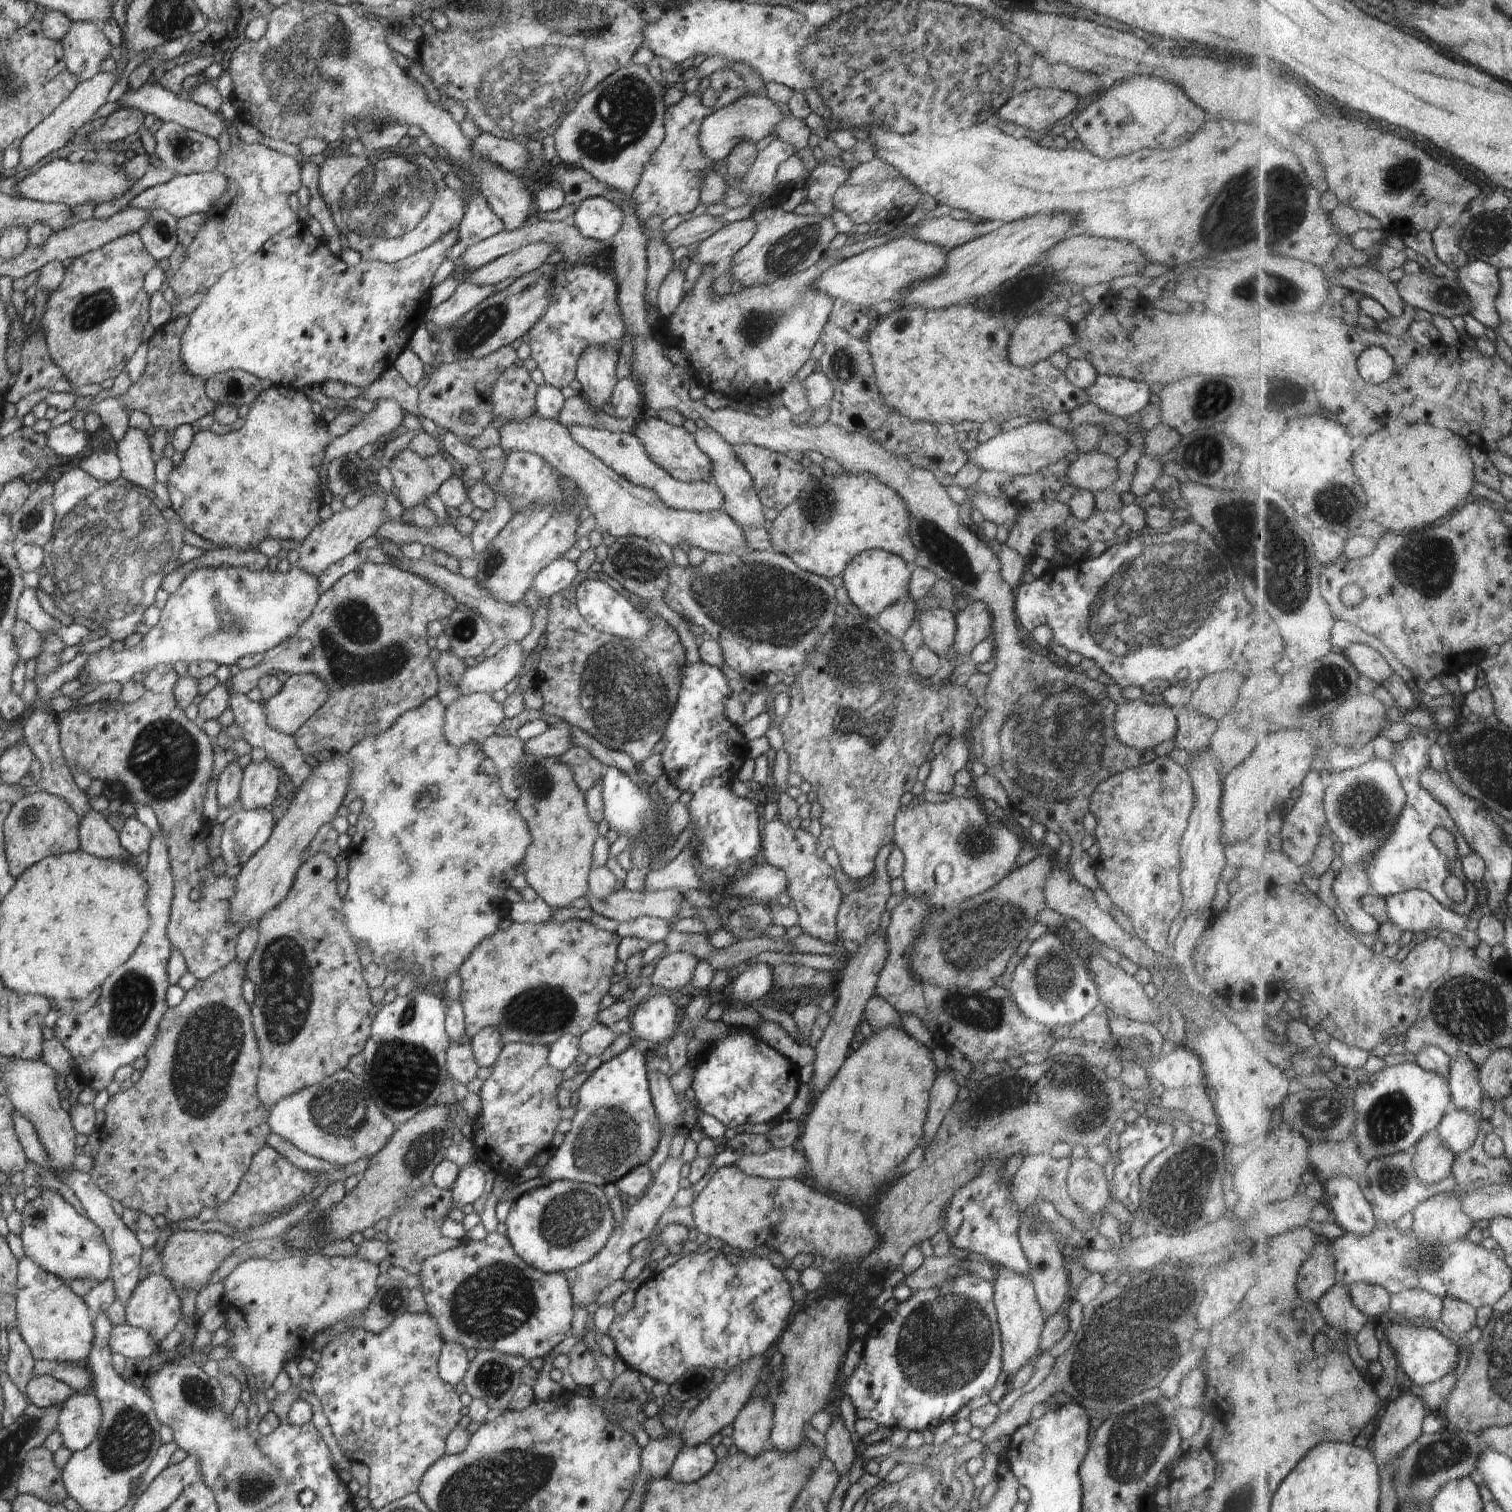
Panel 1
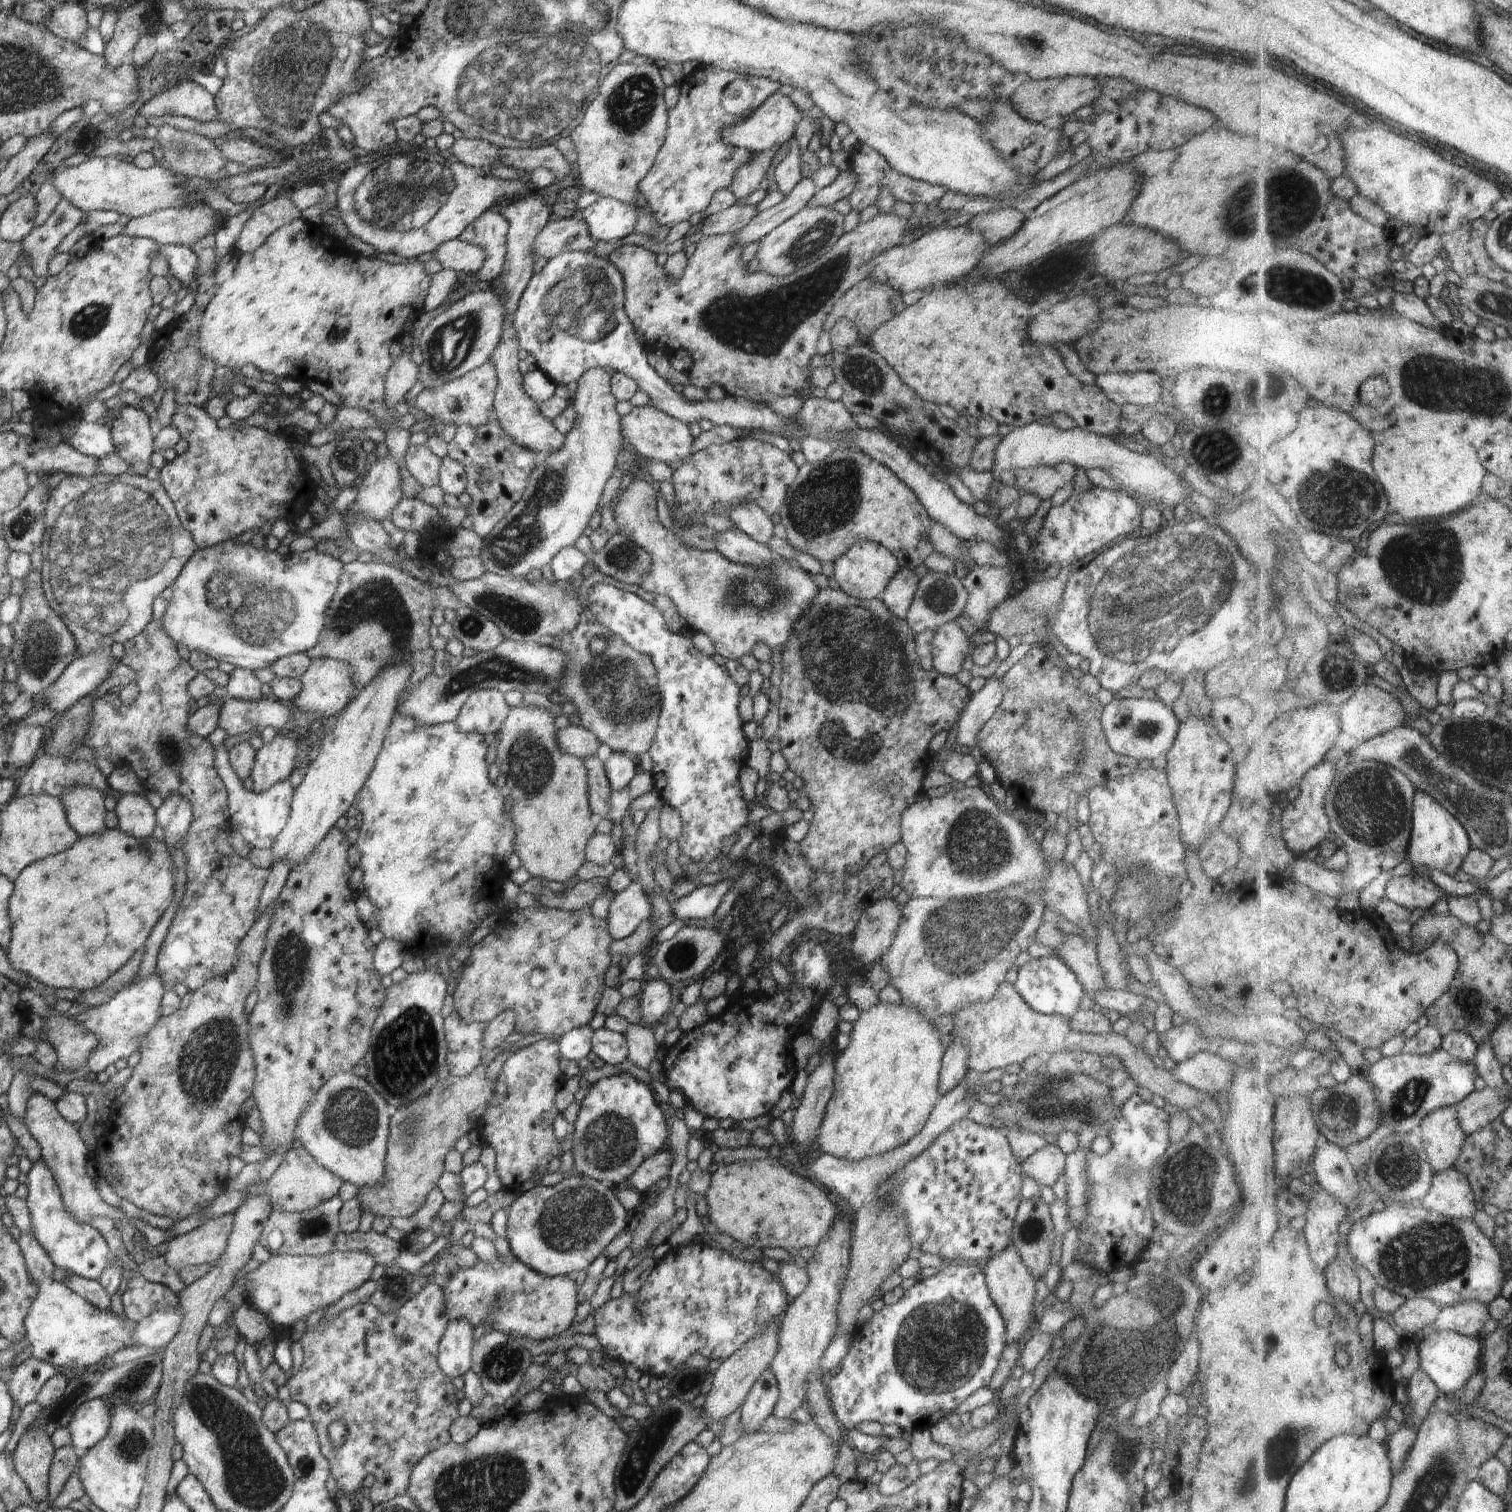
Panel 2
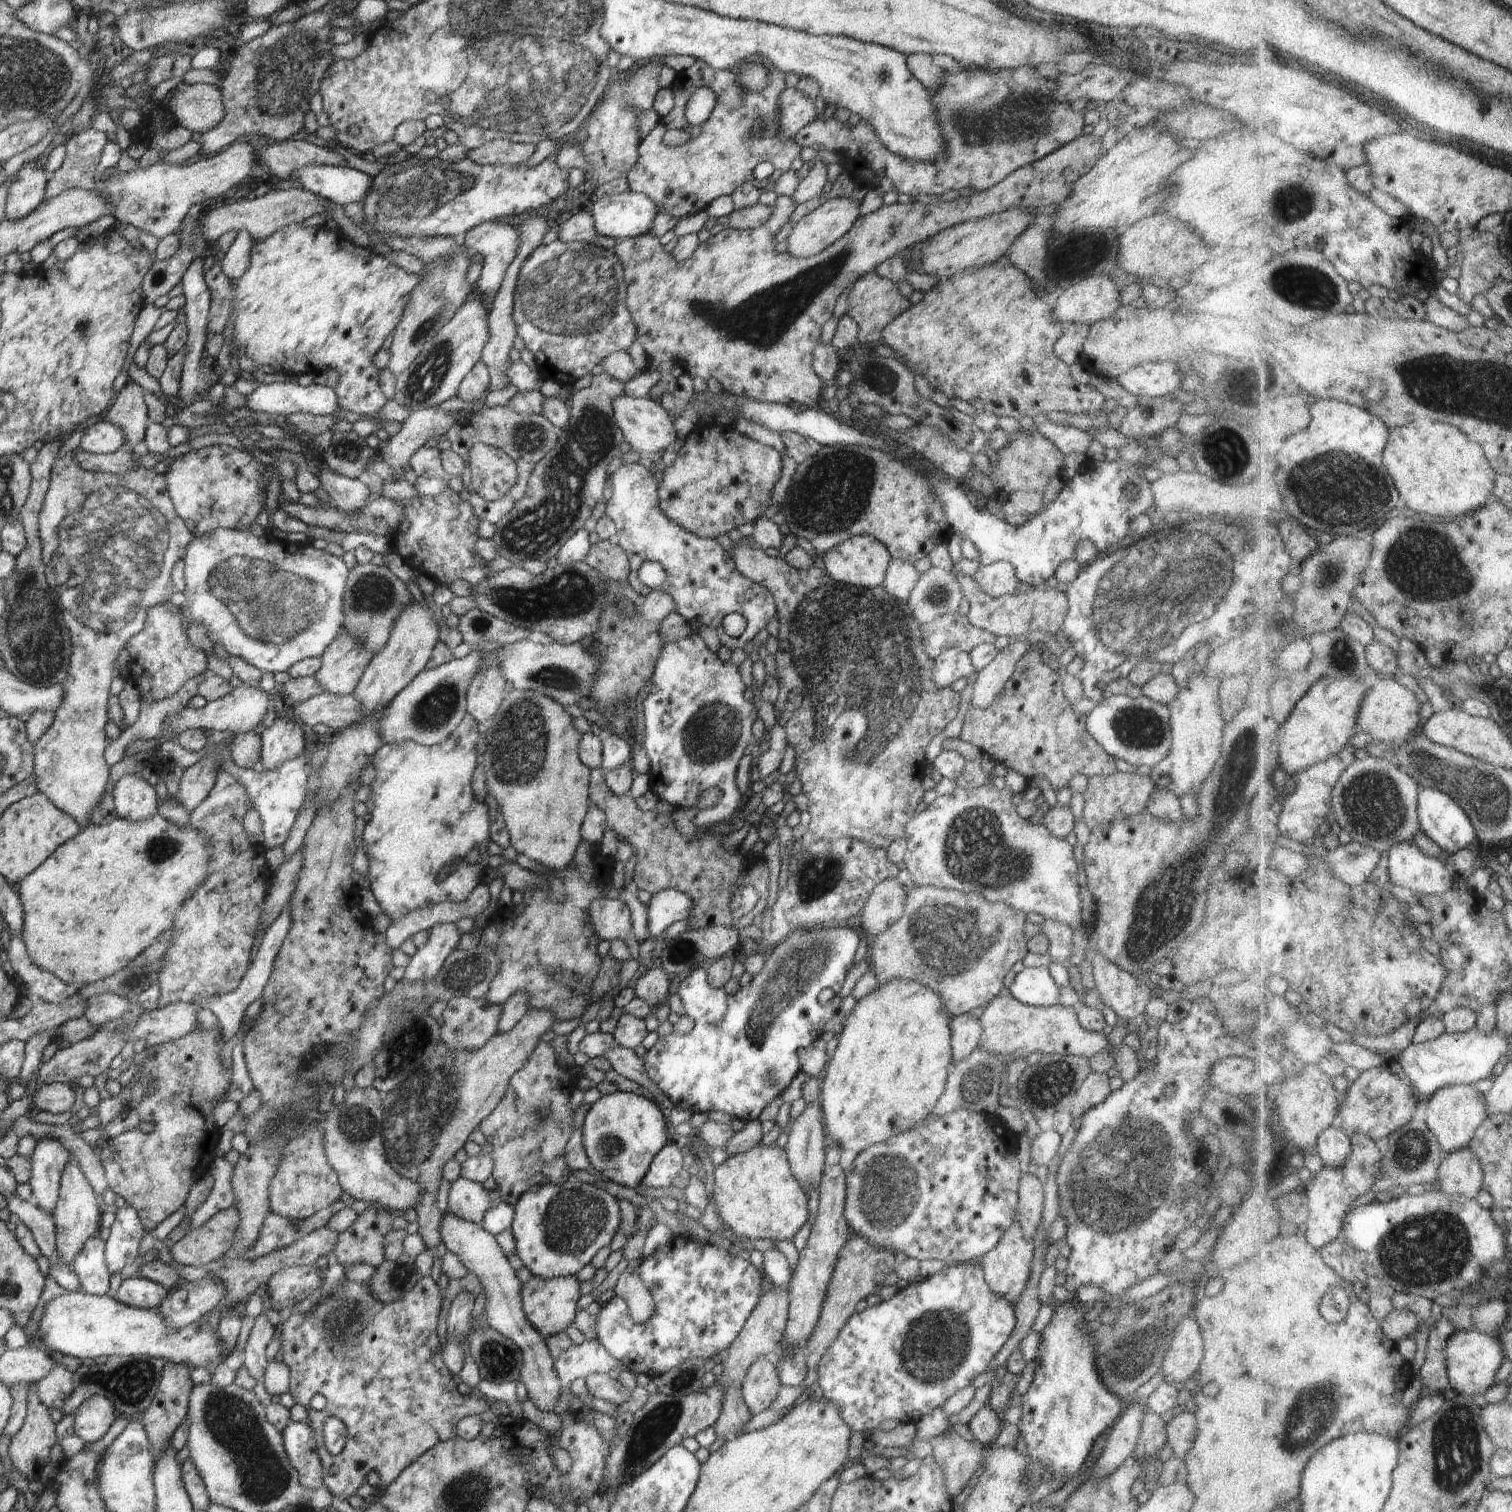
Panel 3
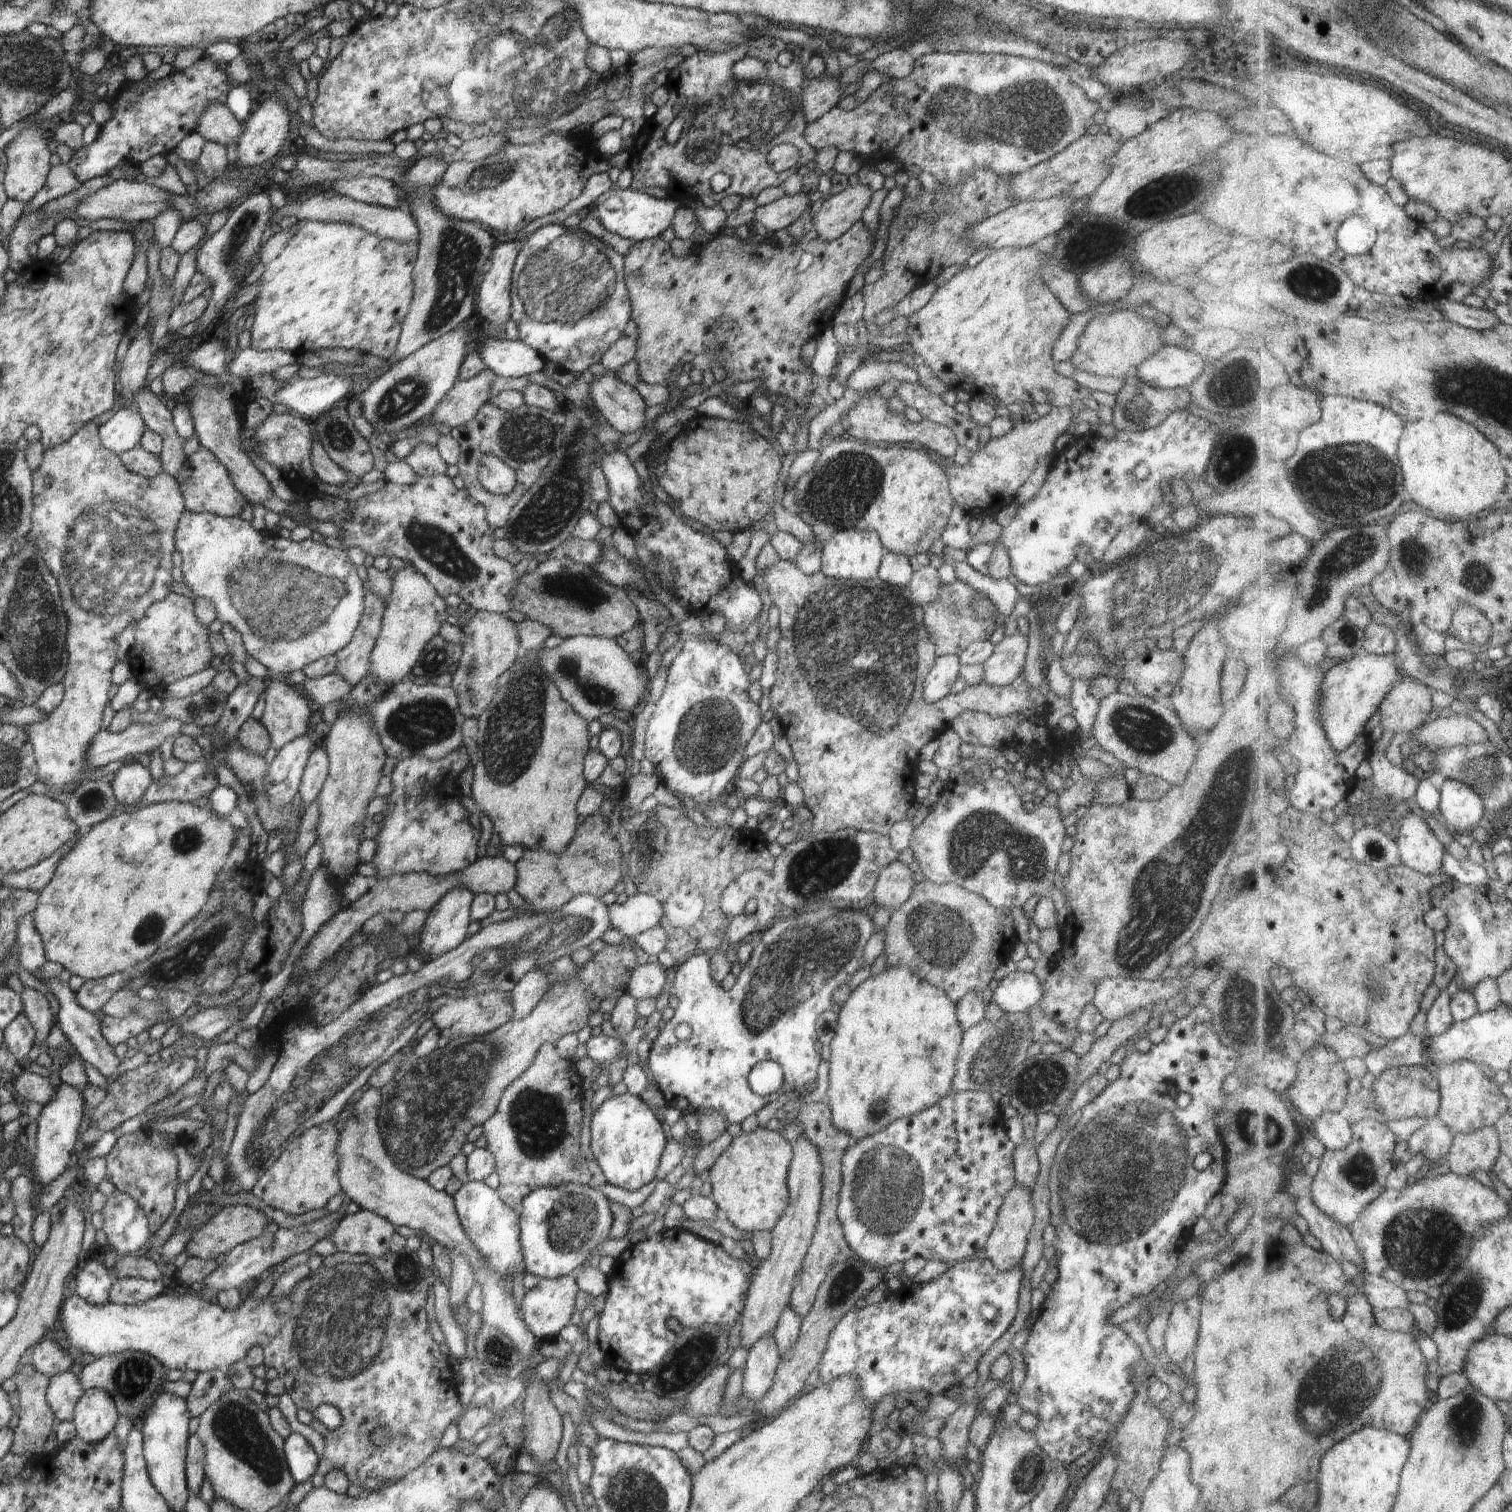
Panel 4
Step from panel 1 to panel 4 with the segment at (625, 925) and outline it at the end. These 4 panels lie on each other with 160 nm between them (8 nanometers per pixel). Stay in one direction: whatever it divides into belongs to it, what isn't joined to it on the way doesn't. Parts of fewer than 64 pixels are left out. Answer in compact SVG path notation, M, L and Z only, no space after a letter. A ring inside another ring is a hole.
M584 893L566 902L560 910L547 915L529 913L527 916L518 916L518 918L490 924L486 928L482 927L474 936L466 938L458 948L438 956L436 960L428 961L422 970L406 972L403 976L392 976L384 984L376 983L338 1020L330 1022L328 1026L316 1026L310 1020L288 1025L282 1030L279 1058L266 1084L256 1093L246 1092L246 1084L250 1080L248 1072L238 1066L234 1058L225 1060L227 1063L223 1072L226 1074L226 1080L238 1097L246 1093L247 1097L238 1117L234 1141L225 1159L225 1162L228 1162L228 1168L226 1168L226 1180L222 1186L224 1192L232 1196L232 1194L252 1191L266 1170L269 1170L278 1159L280 1152L285 1151L292 1138L318 1124L334 1120L354 1093L364 1089L370 1079L370 1074L378 1066L382 1066L386 1060L390 1060L396 1052L407 1046L416 1036L418 1028L426 1020L432 1019L432 1016L442 1006L446 1006L452 998L466 998L466 996L478 996L478 994L495 991L511 991L524 974L535 969L546 969L556 960L570 957L576 950L588 947L598 938L602 938L603 934L612 928L608 910L610 906L602 902L601 898Z

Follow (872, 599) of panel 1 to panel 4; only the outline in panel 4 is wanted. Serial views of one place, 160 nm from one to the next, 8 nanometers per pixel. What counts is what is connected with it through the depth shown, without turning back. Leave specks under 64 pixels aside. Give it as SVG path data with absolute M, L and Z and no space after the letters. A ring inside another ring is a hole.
M840 530L828 538L820 550L822 574L828 578L854 580L858 583L878 578L878 570L886 552L878 534L870 530Z

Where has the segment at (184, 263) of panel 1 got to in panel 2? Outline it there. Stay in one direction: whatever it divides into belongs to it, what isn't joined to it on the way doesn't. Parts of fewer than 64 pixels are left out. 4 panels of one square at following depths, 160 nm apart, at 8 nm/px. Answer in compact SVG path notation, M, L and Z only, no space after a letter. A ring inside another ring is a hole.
M275 198L254 211L233 250L242 255L254 252L275 230L298 218L300 211L290 199Z

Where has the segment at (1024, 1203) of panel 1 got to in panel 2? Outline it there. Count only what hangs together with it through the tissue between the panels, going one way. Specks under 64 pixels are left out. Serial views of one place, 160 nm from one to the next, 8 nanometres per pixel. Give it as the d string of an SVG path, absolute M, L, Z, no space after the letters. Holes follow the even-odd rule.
M1048 1143L1034 1151L1022 1164L1021 1174L1032 1177L1039 1186L1051 1186L1064 1173L1067 1154L1058 1145Z

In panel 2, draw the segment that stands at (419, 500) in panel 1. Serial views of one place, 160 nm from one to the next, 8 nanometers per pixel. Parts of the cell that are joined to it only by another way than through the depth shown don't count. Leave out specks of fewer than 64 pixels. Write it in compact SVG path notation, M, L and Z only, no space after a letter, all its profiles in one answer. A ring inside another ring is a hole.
M410 445L404 460L410 474L418 480L422 487L438 484L441 458L426 445Z

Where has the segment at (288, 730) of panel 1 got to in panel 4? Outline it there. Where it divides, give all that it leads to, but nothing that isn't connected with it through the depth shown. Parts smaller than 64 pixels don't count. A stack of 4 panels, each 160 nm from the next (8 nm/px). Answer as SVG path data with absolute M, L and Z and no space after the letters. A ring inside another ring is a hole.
M366 565L355 567L366 592L364 613L350 643L334 654L336 656L334 672L346 680L351 687L356 686L369 672L370 656L382 630L382 618L385 610L382 600L376 594L372 594L366 586L366 582L368 582Z

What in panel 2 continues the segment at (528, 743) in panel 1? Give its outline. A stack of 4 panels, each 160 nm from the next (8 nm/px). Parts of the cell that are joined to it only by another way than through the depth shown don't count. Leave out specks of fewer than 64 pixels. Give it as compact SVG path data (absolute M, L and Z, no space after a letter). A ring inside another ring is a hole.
M568 726L558 731L561 749L569 755L589 759L599 753L601 742L591 730L582 726Z

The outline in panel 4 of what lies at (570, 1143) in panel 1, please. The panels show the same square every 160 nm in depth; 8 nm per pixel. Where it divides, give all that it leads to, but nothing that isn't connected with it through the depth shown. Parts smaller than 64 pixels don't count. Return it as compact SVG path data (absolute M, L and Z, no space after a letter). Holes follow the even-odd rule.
M631 1093L608 1098L593 1112L591 1151L609 1184L627 1192L640 1190L656 1177L667 1140L656 1111Z

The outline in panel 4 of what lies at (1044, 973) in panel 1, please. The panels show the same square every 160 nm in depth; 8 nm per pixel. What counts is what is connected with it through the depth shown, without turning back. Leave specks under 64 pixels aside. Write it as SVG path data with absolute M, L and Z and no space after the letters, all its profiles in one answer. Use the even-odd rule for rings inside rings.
M1016 971L992 985L991 1003L1004 1013L1024 1013L1042 1000L1042 984L1034 972Z

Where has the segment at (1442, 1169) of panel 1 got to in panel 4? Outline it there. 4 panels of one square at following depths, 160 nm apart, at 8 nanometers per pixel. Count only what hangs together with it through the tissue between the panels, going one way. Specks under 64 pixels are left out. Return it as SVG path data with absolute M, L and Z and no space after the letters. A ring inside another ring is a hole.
M1464 1060L1456 1064L1442 1066L1438 1071L1442 1106L1438 1112L1438 1121L1448 1126L1456 1134L1472 1134L1476 1130L1496 1125L1501 1116L1510 1112L1510 1098L1501 1090L1498 1082L1490 1080L1476 1062Z

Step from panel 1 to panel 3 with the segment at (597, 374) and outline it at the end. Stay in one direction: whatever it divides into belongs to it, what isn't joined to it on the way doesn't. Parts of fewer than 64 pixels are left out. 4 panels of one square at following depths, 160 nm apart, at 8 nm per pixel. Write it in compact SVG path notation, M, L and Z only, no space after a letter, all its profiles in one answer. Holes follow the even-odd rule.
M606 373L593 376L588 388L576 390L570 395L572 398L569 410L570 420L562 429L558 448L536 465L528 479L525 495L516 502L514 508L504 517L503 522L495 524L496 531L491 539L499 548L500 557L511 560L518 567L530 559L546 563L557 556L562 544L570 536L584 528L595 504L608 494L609 464L615 456L620 455L618 446L622 442L623 434L615 423L611 402L613 398L622 395L624 395L623 382Z

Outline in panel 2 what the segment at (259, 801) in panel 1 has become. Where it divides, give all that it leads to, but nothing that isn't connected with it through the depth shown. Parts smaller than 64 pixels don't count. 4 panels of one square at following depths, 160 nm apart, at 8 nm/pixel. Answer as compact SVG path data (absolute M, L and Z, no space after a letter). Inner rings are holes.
M276 735L269 743L257 750L251 770L253 789L259 793L277 782L288 780L294 770L297 742L285 735Z

